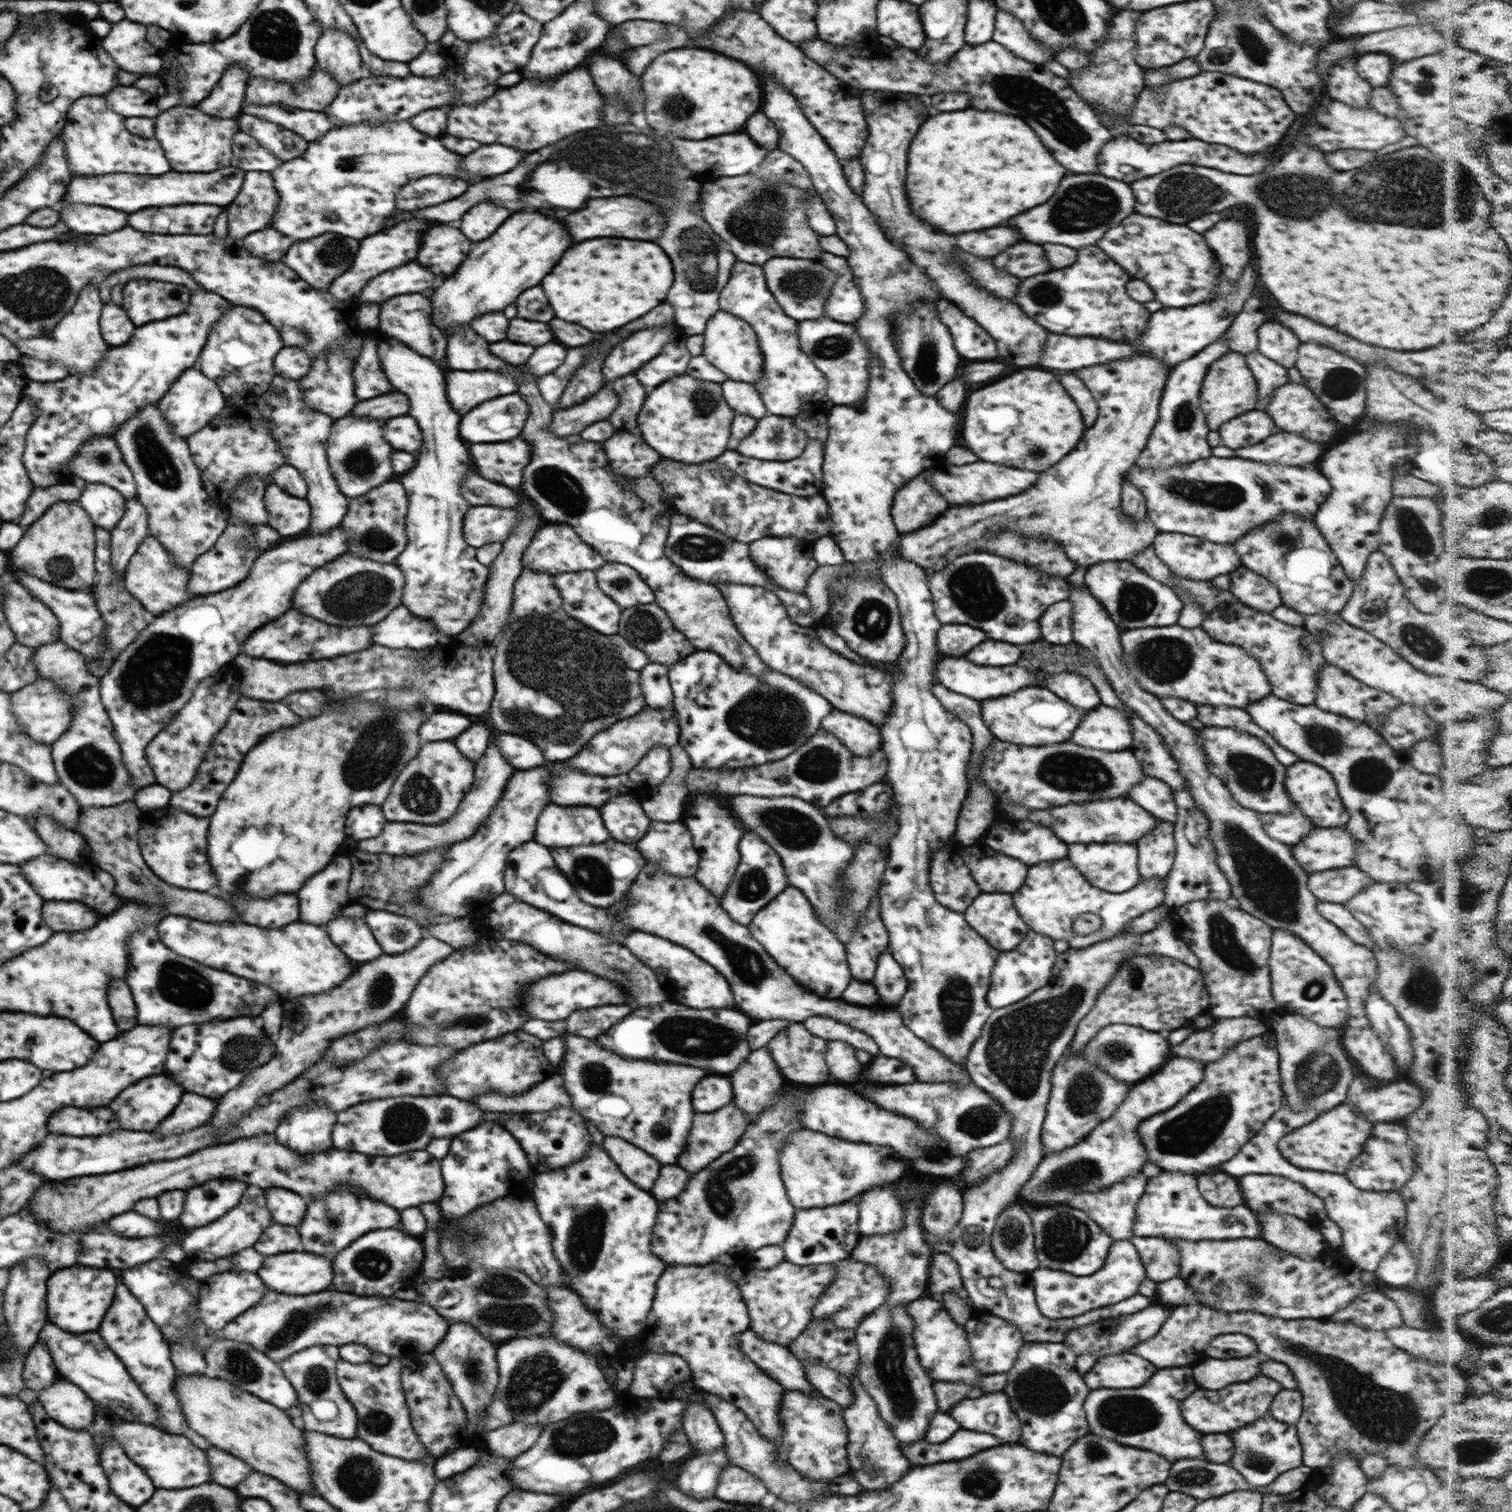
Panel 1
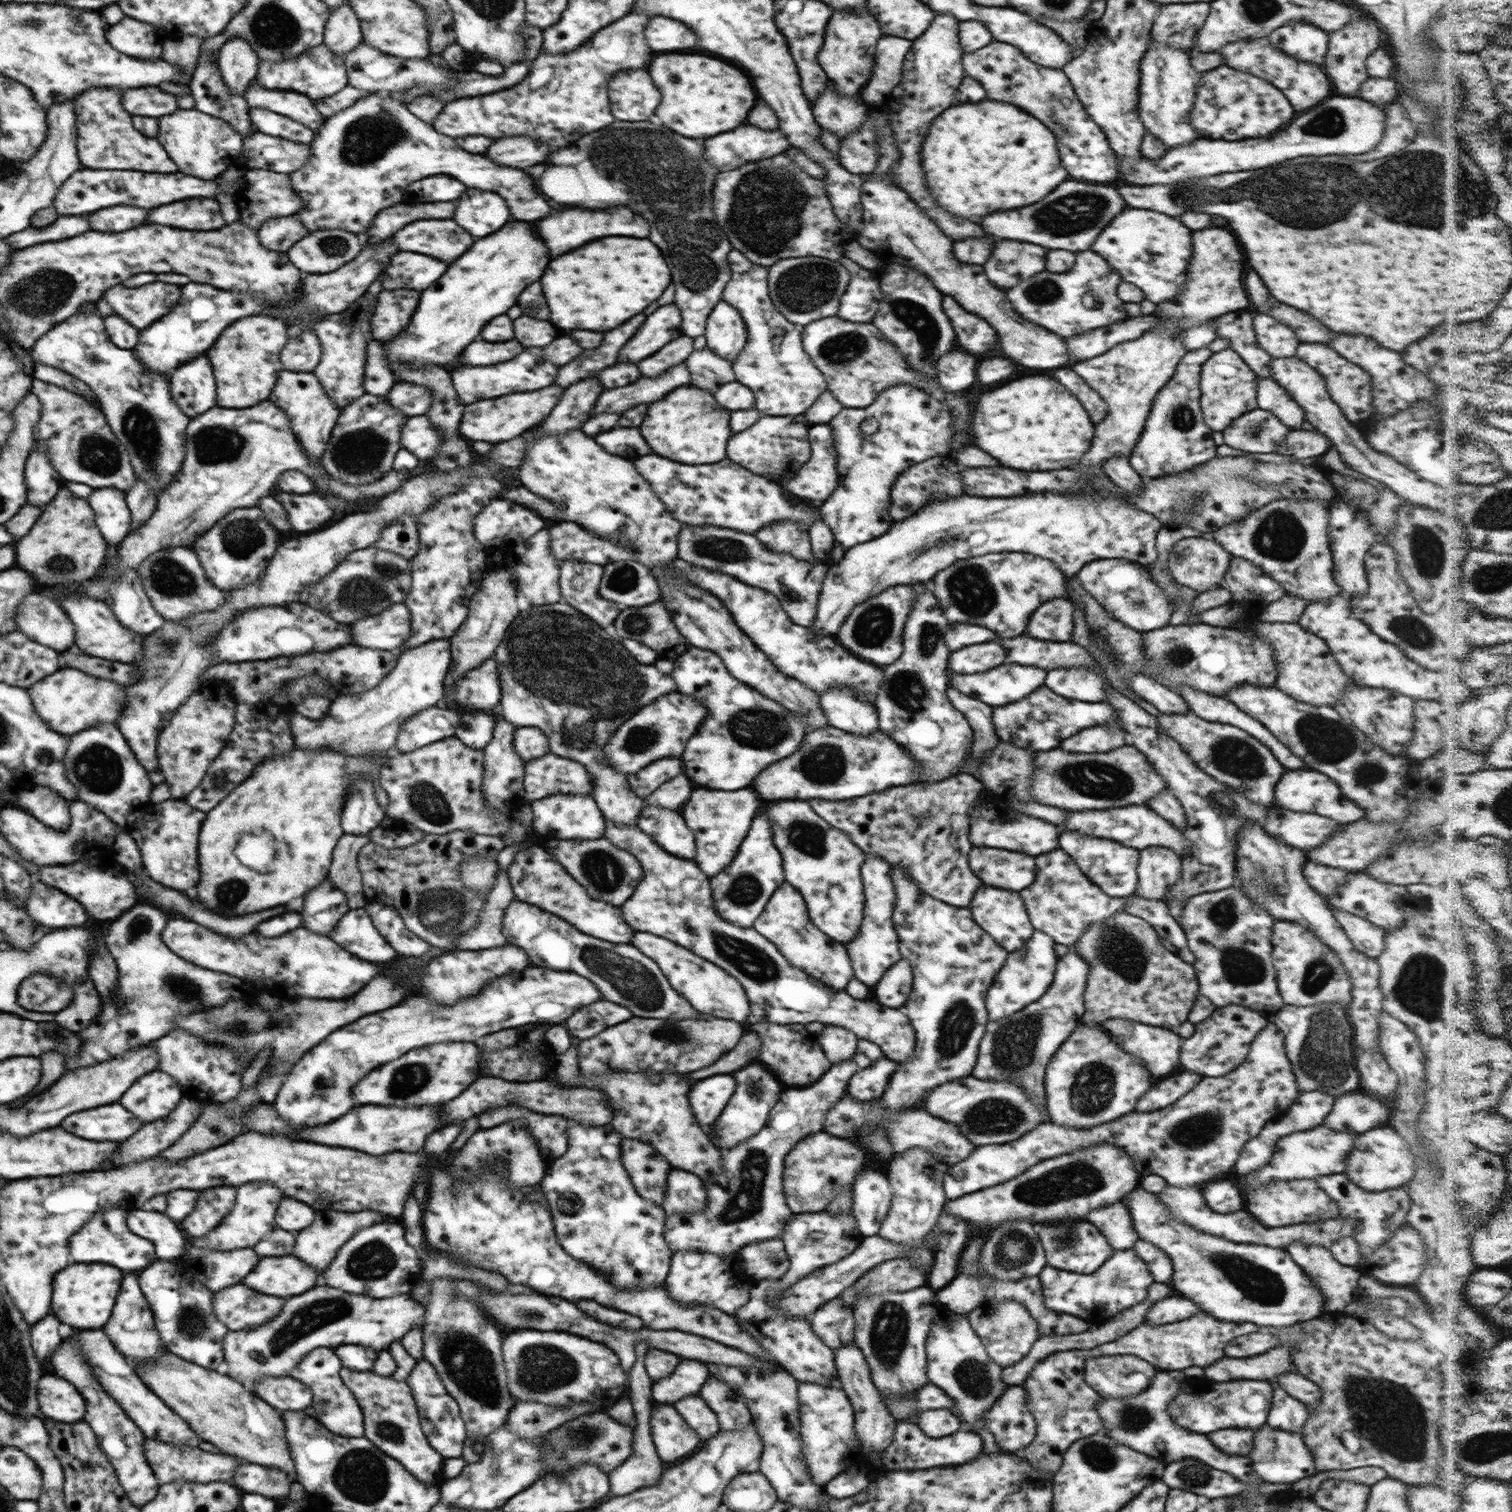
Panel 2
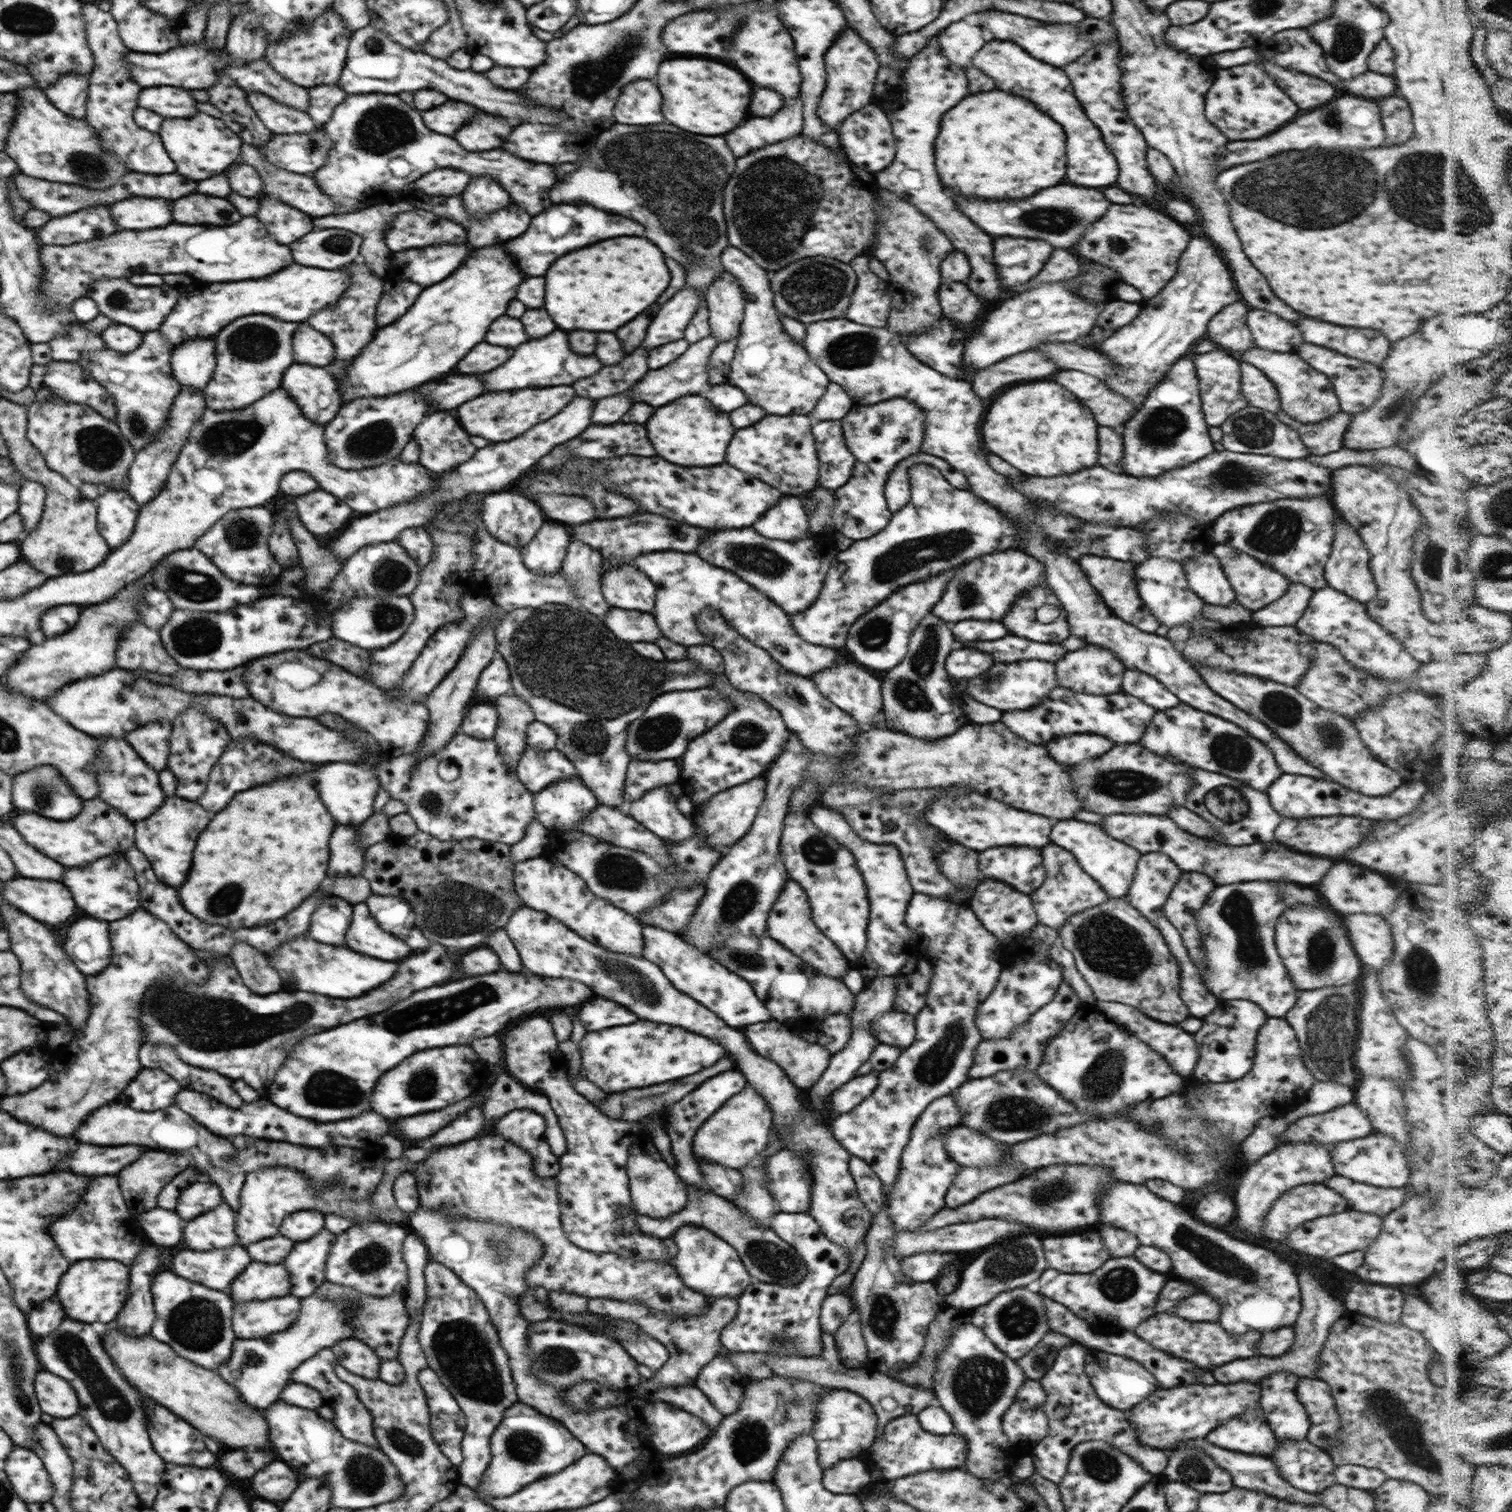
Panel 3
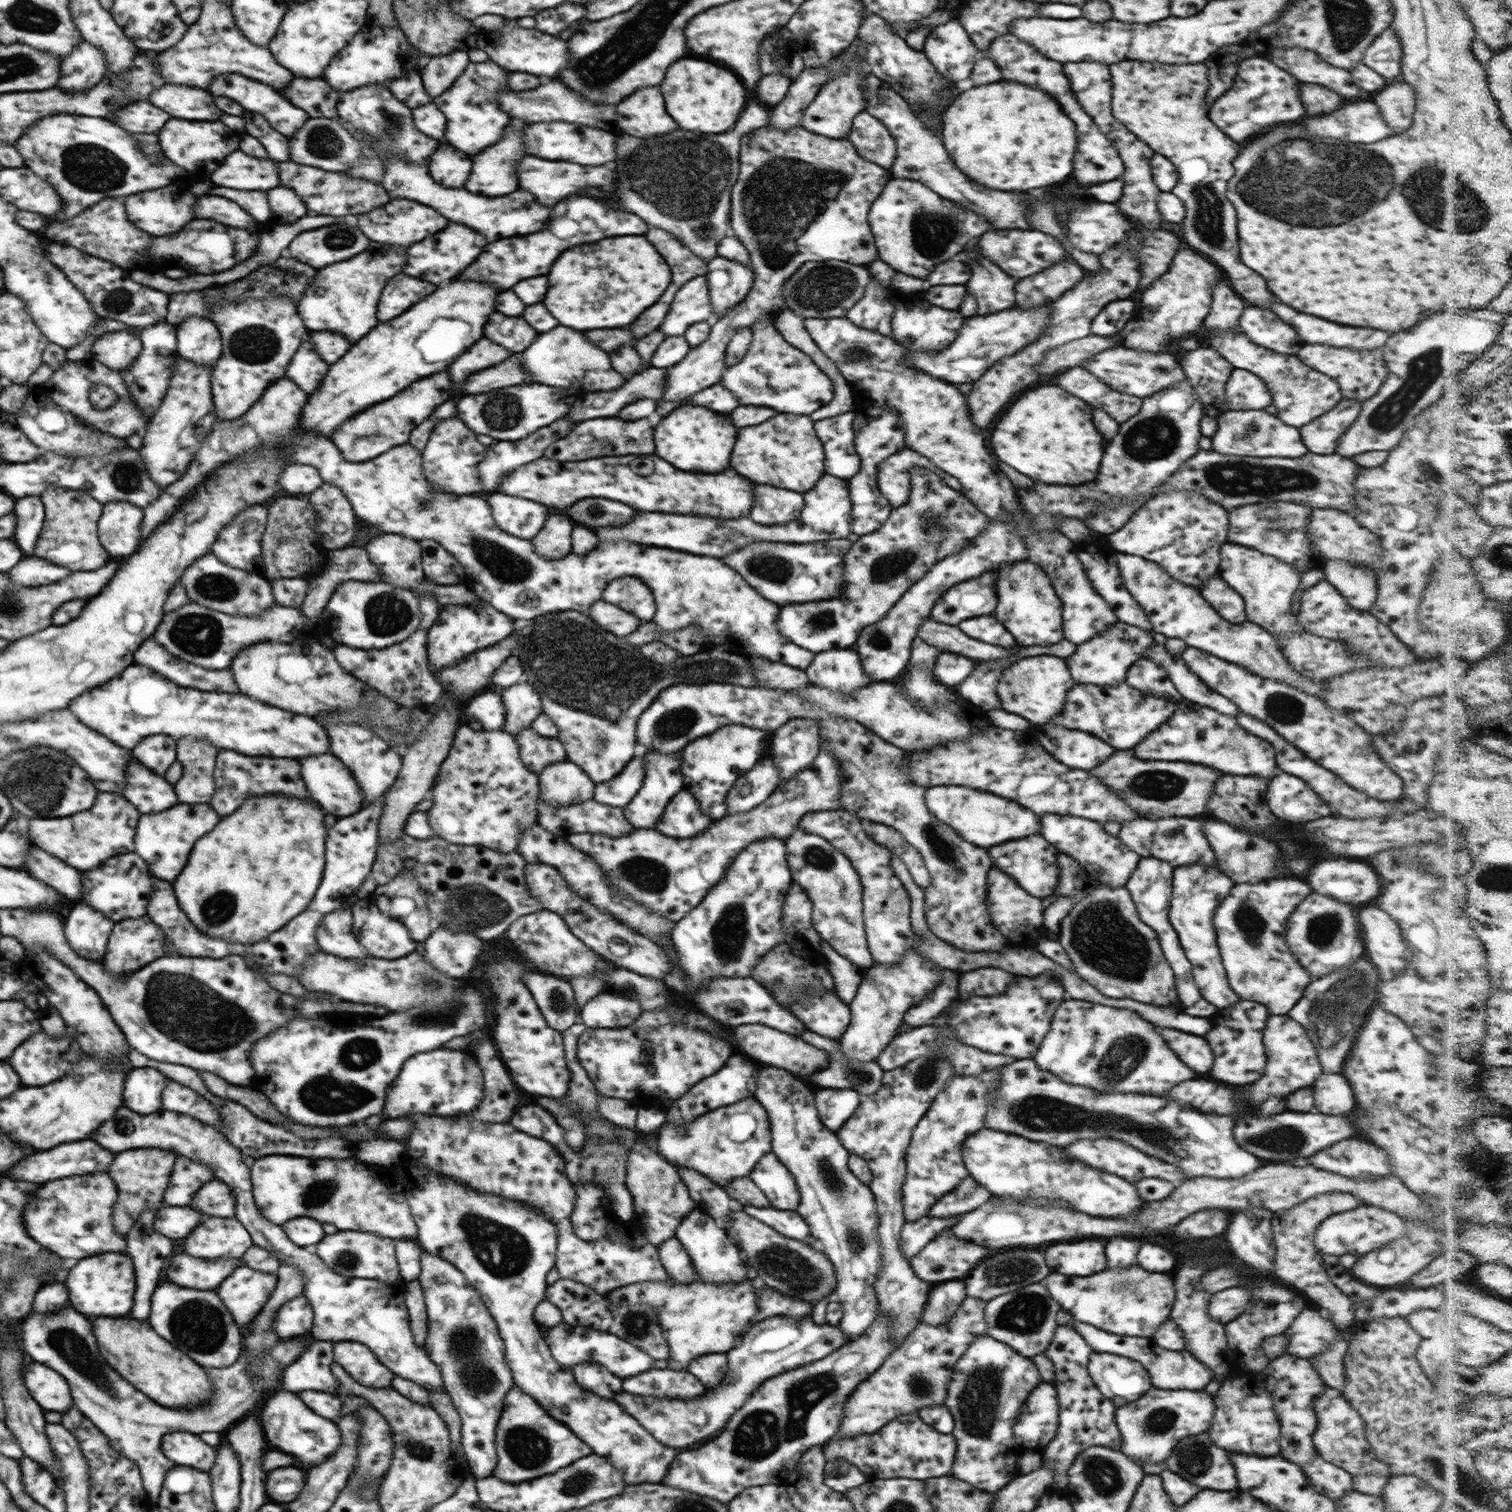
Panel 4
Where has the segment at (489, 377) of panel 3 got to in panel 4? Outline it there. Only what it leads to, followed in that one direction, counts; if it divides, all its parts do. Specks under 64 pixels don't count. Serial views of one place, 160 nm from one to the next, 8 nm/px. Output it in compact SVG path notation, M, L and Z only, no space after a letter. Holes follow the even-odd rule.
M558 326L550 332L540 334L530 348L526 348L520 356L522 366L526 368L526 372L530 374L530 378L538 384L546 384L546 386L570 386L574 380L584 382L588 386L588 390L614 390L618 388L624 378L620 374L616 374L610 366L610 358L606 352L602 352L600 348L596 348L594 344L590 344L580 332L572 330L572 328L564 328Z

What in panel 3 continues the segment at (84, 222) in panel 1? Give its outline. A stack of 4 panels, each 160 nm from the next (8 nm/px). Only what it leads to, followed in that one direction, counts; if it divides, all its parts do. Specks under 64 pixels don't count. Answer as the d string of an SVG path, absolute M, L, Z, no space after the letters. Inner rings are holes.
M132 198L112 204L116 208L116 220L124 230L148 230L156 226L166 226L172 222L172 202L156 198Z

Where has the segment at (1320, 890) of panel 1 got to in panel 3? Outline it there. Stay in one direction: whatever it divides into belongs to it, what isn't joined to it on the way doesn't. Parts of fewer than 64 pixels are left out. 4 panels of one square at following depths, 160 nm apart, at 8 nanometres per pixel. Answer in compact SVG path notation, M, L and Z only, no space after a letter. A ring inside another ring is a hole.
M1140 814L1104 815L1101 827L1116 840L1128 844L1138 852L1161 852L1169 856L1183 871L1202 872L1217 885L1236 884L1253 880L1279 881L1282 878L1300 884L1318 884L1334 866L1332 860L1310 858L1284 850L1278 842L1259 842L1250 846L1226 846L1214 840L1199 837L1180 828L1167 816Z

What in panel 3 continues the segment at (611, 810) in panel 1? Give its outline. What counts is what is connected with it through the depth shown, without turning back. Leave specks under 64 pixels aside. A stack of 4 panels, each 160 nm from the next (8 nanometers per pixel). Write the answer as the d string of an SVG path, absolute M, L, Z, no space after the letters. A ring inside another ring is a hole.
M472 589L463 593L460 606L465 618L473 621L488 619L494 627L497 640L497 656L508 664L512 691L524 699L536 714L535 720L547 724L558 738L555 750L560 751L574 764L577 776L594 793L598 804L625 809L623 799L627 768L630 755L626 752L628 725L640 716L657 696L671 691L711 687L716 680L716 672L708 673L693 660L656 661L646 658L631 647L631 643L618 640L608 628L603 618L594 616L585 609L573 605L545 604L538 608L523 608L507 612L500 620L493 618L493 600L482 592Z

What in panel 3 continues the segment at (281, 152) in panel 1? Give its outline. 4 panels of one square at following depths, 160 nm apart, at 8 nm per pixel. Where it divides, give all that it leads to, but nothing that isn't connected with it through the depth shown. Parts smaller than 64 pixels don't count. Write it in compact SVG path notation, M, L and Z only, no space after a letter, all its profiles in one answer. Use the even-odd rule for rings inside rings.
M252 92L248 94L248 102L256 110L262 124L274 135L302 134L315 129L314 122L307 112L278 104L265 94Z

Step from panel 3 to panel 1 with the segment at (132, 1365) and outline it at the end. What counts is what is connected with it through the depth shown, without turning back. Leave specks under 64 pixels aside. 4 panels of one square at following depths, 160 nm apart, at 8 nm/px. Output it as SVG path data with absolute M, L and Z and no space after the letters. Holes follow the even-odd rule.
M178 1374L175 1393L192 1430L210 1444L247 1462L254 1471L284 1482L292 1490L312 1490L311 1464L305 1451L302 1429L292 1425L288 1411L260 1400L260 1397L227 1380L204 1374Z

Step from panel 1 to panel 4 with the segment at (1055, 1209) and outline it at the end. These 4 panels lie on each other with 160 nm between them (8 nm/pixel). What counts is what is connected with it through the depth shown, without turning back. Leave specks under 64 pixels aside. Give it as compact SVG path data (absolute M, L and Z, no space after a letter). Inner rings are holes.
M1098 1240L1074 1244L1054 1244L1046 1250L1046 1262L1052 1273L1088 1276L1107 1268L1104 1246Z

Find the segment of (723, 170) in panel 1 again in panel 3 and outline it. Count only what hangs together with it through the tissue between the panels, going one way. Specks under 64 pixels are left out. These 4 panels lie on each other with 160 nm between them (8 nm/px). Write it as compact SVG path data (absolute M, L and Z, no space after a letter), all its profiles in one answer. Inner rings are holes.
M797 96L784 103L774 116L752 118L724 138L728 140L728 146L734 152L734 156L740 158L766 145L800 135L803 122L803 102Z

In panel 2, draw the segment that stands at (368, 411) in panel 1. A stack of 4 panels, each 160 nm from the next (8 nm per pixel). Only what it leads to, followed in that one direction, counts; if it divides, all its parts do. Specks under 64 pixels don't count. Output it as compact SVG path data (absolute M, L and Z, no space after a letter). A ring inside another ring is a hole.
M396 382L383 396L388 404L391 404L396 410L401 410L408 417L424 415L430 406L430 390L419 384L410 384L409 382Z

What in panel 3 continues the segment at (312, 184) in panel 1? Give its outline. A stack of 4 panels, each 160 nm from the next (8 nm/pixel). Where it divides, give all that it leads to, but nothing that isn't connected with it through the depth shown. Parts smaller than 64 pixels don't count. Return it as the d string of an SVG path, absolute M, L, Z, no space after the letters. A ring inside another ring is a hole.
M349 94L322 127L330 137L333 148L327 152L326 162L318 170L310 171L309 176L315 180L320 191L338 205L334 215L362 210L366 208L358 204L362 196L378 196L392 190L400 192L410 182L436 168L460 168L472 178L490 176L492 180L500 182L500 186L512 196L514 204L520 204L520 208L524 208L532 216L552 206L548 198L548 190L556 184L552 166L532 164L502 150L468 152L460 148L454 138L428 130L422 122L422 112L402 101L398 94ZM394 158L404 158L406 162L416 166L414 180L398 180L394 176L388 167L390 160Z

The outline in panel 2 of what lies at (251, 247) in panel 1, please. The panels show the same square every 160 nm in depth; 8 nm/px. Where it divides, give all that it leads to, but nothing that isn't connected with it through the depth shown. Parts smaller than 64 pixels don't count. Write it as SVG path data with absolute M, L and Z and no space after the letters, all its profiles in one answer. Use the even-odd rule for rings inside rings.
M292 216L270 218L258 229L260 244L268 250L280 250L280 252L286 252L302 236L308 236L308 229L302 226L300 220Z

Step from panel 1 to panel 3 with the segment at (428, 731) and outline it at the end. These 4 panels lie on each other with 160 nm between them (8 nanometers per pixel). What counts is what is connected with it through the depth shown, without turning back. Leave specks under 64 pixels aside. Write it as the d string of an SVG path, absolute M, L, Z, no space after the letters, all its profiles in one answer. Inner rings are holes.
M288 650L250 662L246 680L252 699L288 716L314 718L324 712L340 714L348 722L365 728L387 757L416 752L429 729L430 714L424 703L392 701L371 682L352 676L336 664L308 656L304 650Z

